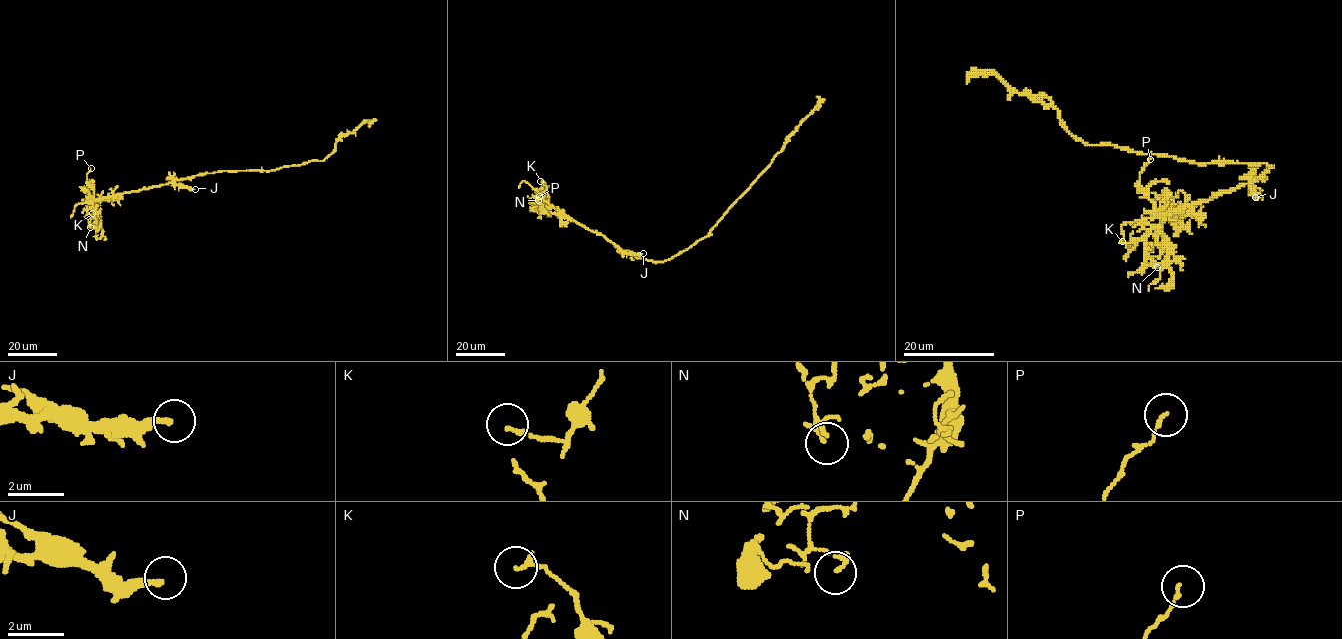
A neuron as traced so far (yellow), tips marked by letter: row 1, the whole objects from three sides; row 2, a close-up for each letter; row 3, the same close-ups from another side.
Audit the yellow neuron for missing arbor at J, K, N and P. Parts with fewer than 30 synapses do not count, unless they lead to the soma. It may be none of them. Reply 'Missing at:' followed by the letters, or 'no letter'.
Missing at: no letter

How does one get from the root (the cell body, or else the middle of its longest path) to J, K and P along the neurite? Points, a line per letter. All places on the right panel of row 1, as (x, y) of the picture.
J: (1247, 164), (1266, 164), (1270, 167), (1250, 183), (1255, 197)
K: (1247, 164), (1266, 164), (1270, 167), (1254, 181), (1174, 210), (1139, 240), (1126, 243), (1122, 241)
P: (1247, 164), (1270, 167), (1256, 180), (1231, 191), (1158, 215), (1139, 184), (1140, 172), (1150, 159)

